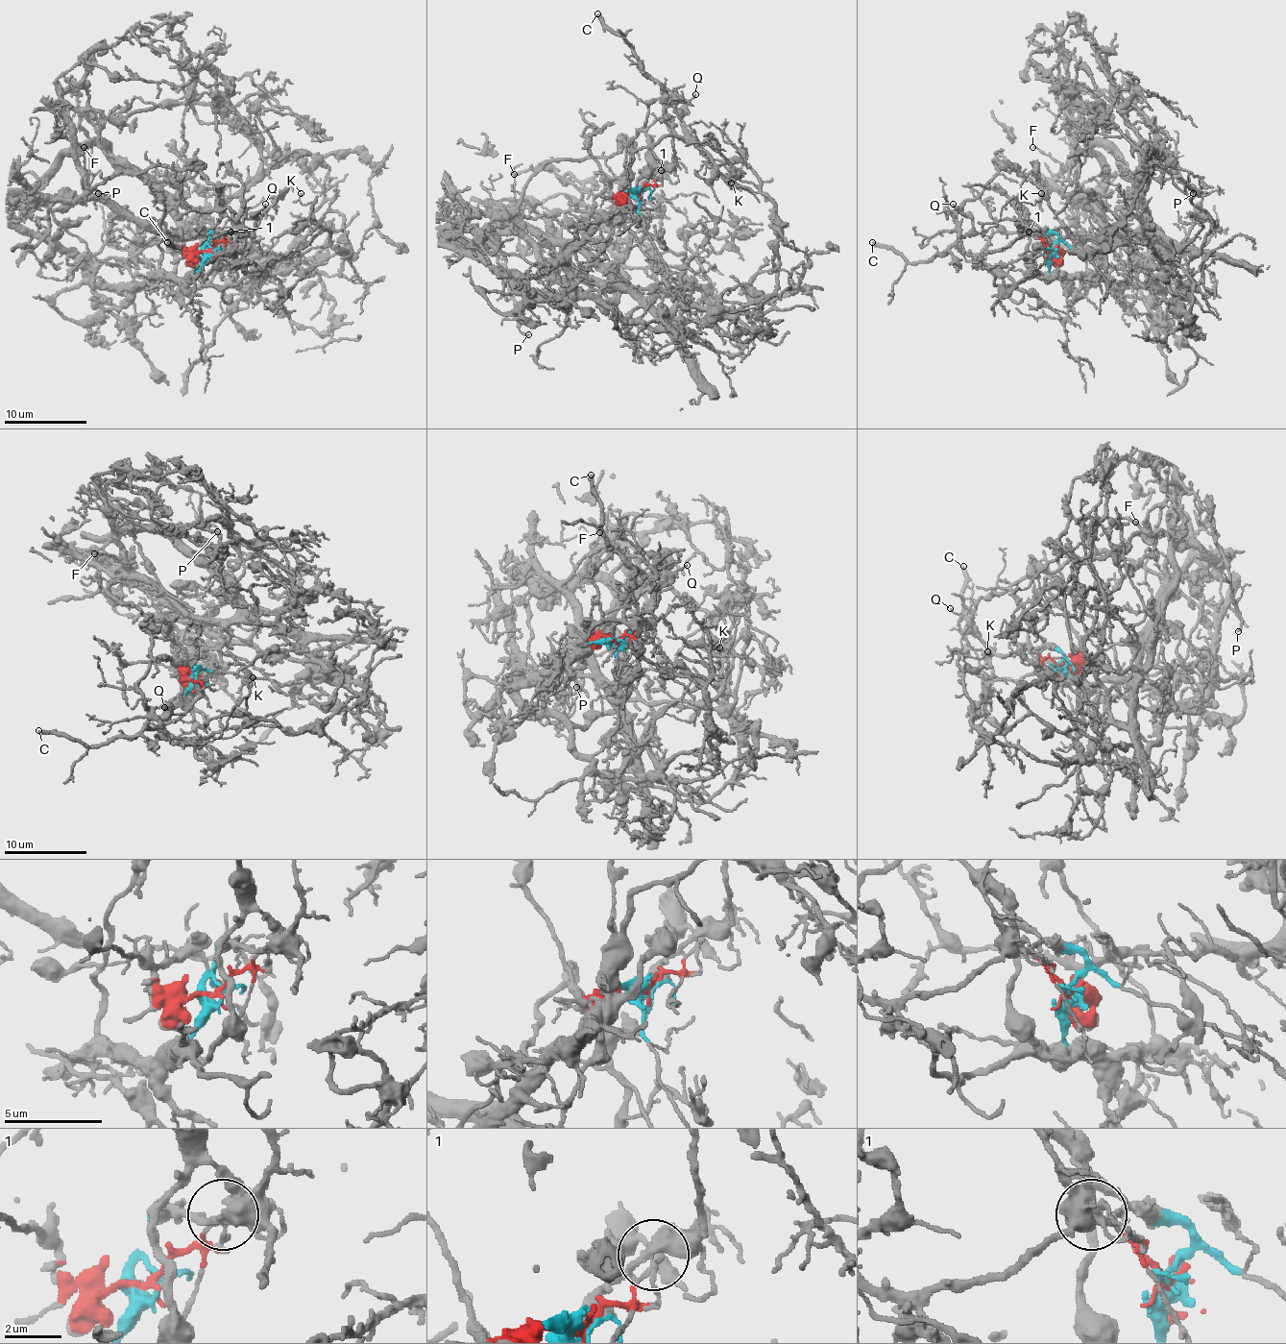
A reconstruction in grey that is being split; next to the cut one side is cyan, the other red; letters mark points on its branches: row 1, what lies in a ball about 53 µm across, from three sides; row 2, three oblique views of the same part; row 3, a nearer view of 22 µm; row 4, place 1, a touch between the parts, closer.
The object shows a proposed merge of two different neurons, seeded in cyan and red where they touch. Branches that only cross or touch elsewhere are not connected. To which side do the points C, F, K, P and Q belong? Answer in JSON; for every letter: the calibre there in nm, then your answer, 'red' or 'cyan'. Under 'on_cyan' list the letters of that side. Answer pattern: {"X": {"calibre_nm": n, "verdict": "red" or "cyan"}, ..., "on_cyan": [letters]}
{"C": {"calibre_nm": 360, "verdict": "cyan"}, "F": {"calibre_nm": 110, "verdict": "red"}, "K": {"calibre_nm": 120, "verdict": "red"}, "P": {"calibre_nm": 140, "verdict": "red"}, "Q": {"calibre_nm": 130, "verdict": "cyan"}, "on_cyan": ["C", "Q"]}

